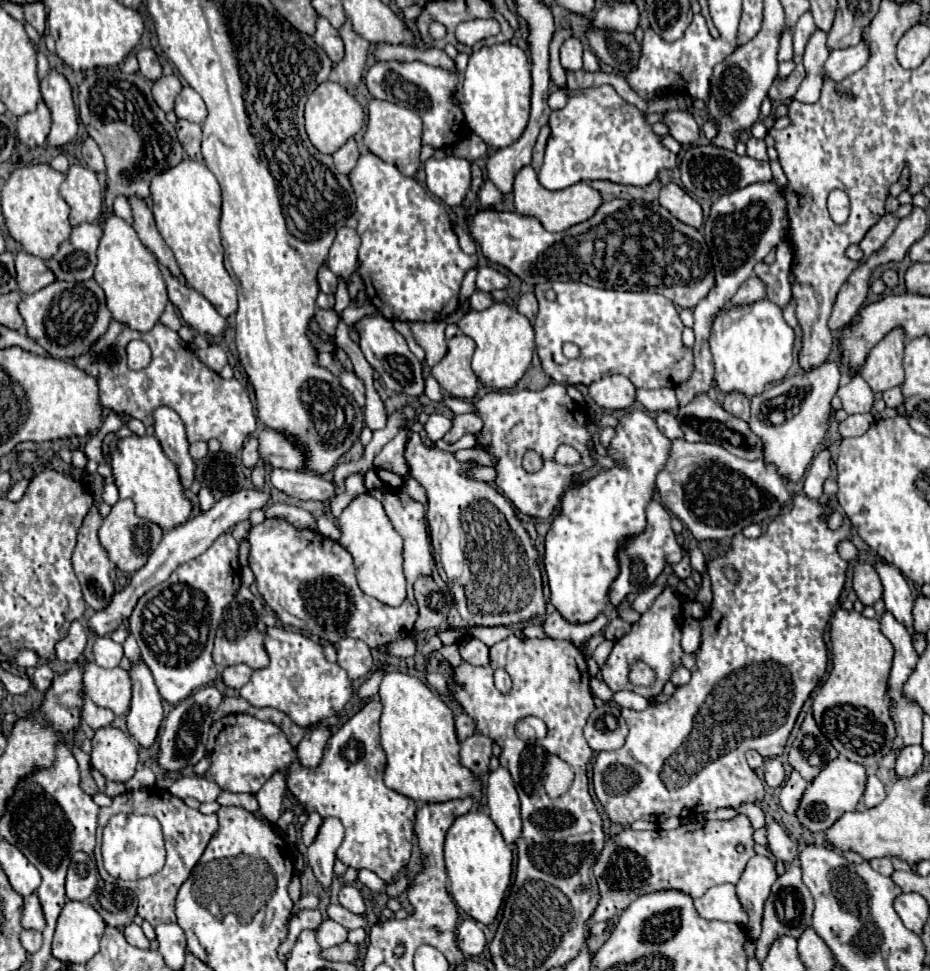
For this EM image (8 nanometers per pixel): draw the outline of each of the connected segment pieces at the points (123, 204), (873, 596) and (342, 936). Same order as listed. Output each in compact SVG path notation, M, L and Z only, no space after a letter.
M120 194L120 196L116 196L116 200L114 200L114 214L116 216L120 216L122 220L126 220L128 224L134 224L134 218L132 218L132 208L130 208L130 204L128 204L128 200Z
M856 562L852 570L852 588L858 596L858 600L864 606L872 606L876 600L882 598L882 588L880 588L880 578L876 570L866 564L866 562Z
M326 920L322 922L318 928L316 928L316 940L322 948L330 948L330 946L336 946L336 944L342 944L348 936L348 930L342 928L340 924L332 922L332 920Z

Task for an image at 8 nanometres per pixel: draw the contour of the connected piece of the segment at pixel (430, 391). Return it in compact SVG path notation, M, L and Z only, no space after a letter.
M426 376L426 396L432 400L432 402L438 402L442 404L442 392L440 392L440 384L436 382L434 376Z

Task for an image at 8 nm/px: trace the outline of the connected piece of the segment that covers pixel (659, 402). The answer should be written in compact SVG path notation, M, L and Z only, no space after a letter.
M658 388L658 390L638 390L636 400L652 412L662 410L674 410L678 408L678 400L674 394L674 388Z

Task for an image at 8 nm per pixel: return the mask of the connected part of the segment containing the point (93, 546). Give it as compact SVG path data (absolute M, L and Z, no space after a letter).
M92 504L90 512L86 514L86 518L84 518L80 530L78 530L78 544L76 544L74 554L72 554L72 566L74 566L74 572L76 572L78 582L82 586L84 600L94 610L102 610L102 608L108 606L108 602L114 594L114 584L116 584L116 566L108 560L104 548L100 548L100 542L98 542L100 524L102 524L100 510L98 510L96 504Z

